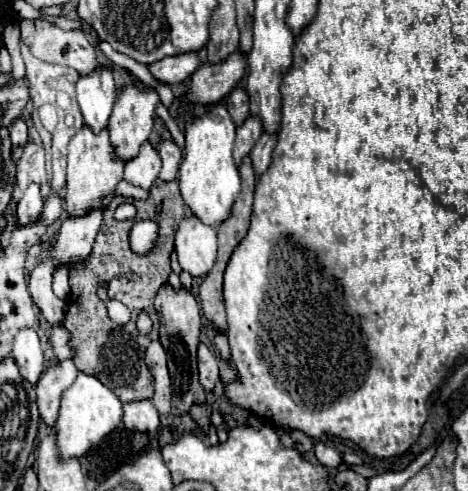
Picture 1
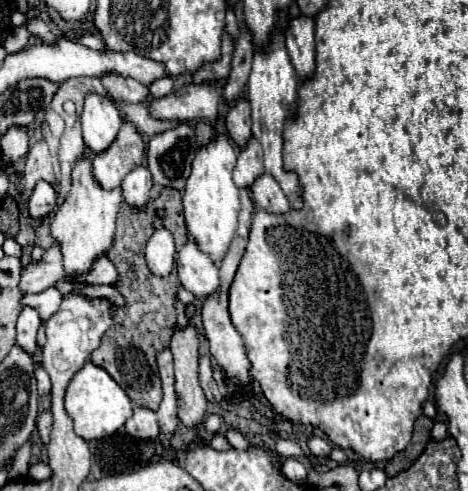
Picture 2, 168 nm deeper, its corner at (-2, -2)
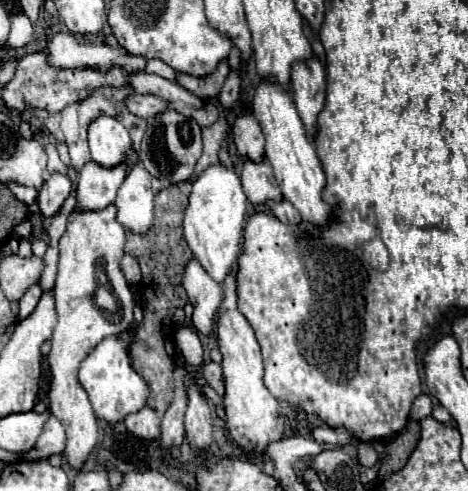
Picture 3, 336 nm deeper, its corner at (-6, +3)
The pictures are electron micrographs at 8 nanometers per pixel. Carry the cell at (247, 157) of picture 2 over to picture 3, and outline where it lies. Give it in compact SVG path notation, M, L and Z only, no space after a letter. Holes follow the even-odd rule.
M264 159L262 163L246 161L242 169L242 187L250 203L266 203L266 201L282 201L282 191L274 179L270 163Z

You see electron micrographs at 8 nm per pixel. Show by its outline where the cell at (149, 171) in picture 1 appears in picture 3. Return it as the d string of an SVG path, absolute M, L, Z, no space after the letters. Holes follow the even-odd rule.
M134 165L116 195L116 219L132 233L146 233L154 221L154 193L150 189L150 173Z

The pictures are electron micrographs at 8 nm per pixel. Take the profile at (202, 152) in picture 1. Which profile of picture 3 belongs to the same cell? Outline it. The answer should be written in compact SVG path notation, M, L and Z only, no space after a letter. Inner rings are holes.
M222 163L208 167L192 185L190 205L184 215L184 239L200 261L204 271L218 283L234 269L240 251L240 237L246 217L246 195L234 169L226 169Z

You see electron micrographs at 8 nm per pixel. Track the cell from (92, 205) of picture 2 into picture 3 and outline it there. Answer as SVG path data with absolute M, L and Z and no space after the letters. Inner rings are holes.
M108 205L102 211L88 211L88 213L72 213L68 217L68 227L66 233L60 239L60 263L58 263L58 277L56 277L56 311L58 311L58 323L54 327L54 335L52 335L52 349L48 353L48 363L50 363L50 373L52 373L52 383L50 383L50 393L48 393L48 407L54 413L54 417L60 419L60 423L66 429L66 449L64 455L68 459L68 463L74 469L80 469L84 465L84 461L88 459L90 451L94 449L96 441L98 441L98 423L96 423L96 415L92 411L92 405L88 401L86 391L82 389L80 381L78 381L78 367L84 361L84 357L106 337L118 335L122 331L126 331L132 321L134 321L134 297L130 291L130 285L126 281L126 277L122 275L120 269L120 259L124 255L124 229L122 225L116 221L116 207ZM102 265L106 277L112 283L112 293L118 299L118 311L116 315L112 315L110 311L104 311L96 305L94 301L94 293L98 289L98 279L96 279L96 267Z

